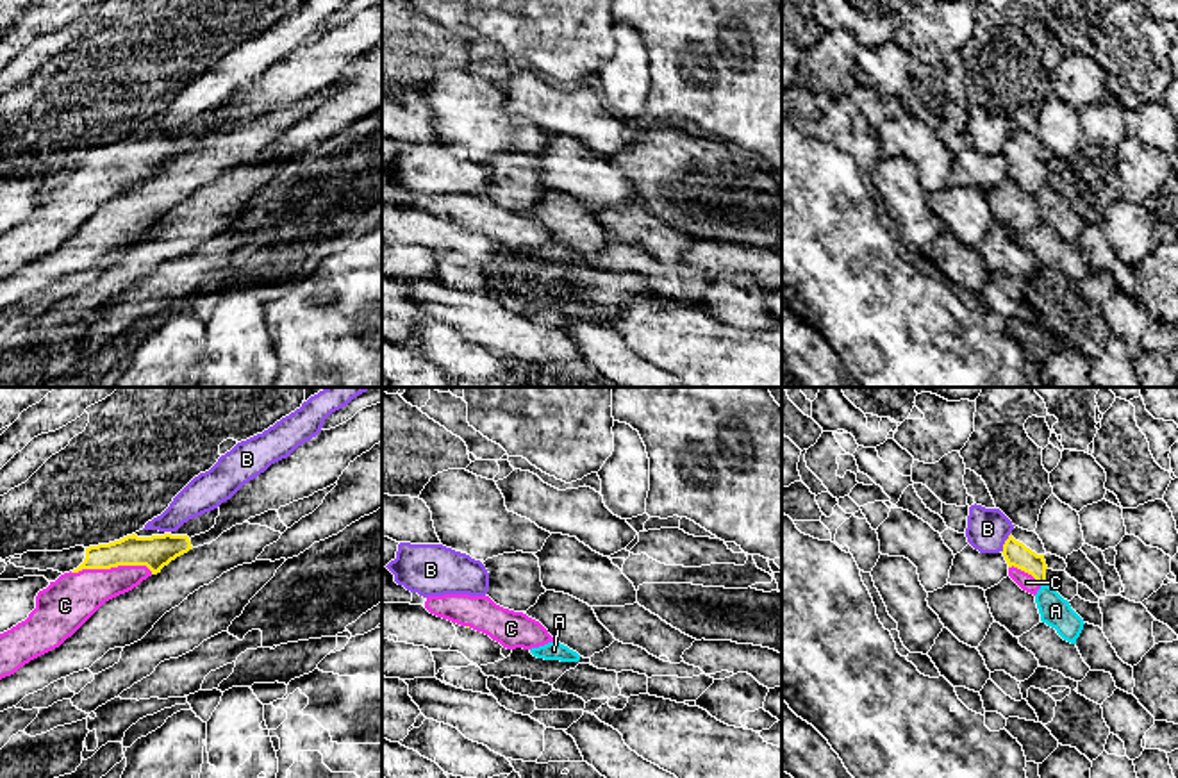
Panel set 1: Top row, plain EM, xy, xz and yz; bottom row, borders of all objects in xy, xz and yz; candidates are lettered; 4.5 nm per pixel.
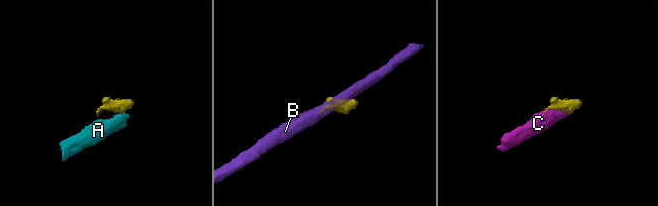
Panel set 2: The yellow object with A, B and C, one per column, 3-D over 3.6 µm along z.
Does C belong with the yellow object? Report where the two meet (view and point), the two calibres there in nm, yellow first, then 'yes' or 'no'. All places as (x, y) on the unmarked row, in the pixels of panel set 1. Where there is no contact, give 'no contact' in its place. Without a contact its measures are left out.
xy (111, 166) | 150/240 nm | yes

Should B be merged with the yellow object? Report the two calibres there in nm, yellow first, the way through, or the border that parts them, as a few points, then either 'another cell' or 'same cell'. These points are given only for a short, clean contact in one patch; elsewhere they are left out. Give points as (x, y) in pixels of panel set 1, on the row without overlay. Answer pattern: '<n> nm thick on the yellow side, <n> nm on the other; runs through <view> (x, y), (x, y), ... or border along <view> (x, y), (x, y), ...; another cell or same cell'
110 nm thick on the yellow side, 190 nm on the other; border along yz (1011, 132), (1002, 152); another cell

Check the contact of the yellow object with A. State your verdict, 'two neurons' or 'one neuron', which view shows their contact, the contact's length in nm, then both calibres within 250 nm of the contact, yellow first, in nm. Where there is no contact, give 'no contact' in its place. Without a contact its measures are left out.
two neurons | yz | 30 nm | 110/140 nm

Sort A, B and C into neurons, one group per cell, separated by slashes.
A / B / C

